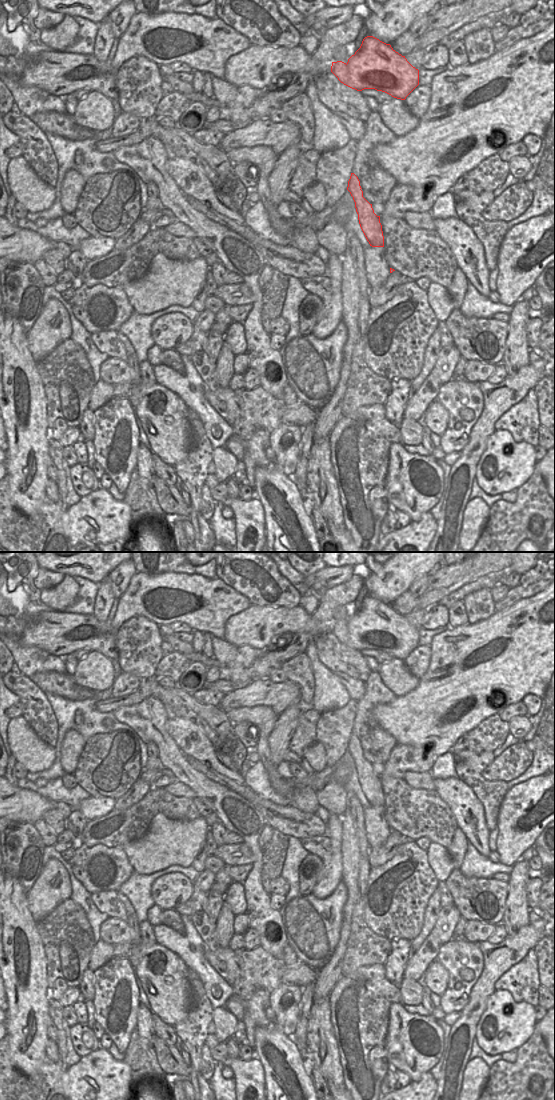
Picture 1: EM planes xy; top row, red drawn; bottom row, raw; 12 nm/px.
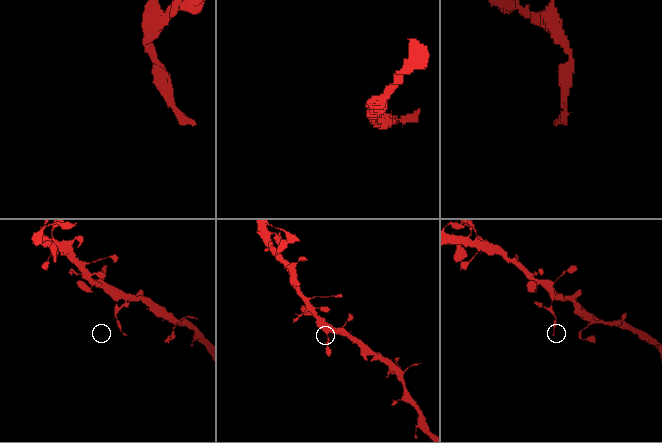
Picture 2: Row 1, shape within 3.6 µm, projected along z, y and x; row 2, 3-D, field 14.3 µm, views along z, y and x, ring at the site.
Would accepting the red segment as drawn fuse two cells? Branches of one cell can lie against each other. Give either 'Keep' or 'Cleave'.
Cleave

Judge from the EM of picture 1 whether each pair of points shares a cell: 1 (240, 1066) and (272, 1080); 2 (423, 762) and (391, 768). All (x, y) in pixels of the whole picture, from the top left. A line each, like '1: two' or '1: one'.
1: two
2: one

